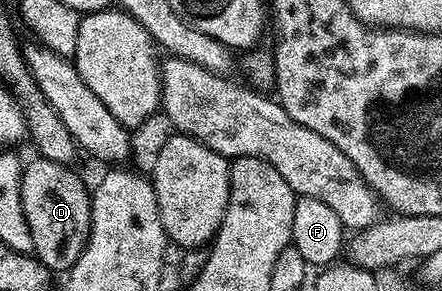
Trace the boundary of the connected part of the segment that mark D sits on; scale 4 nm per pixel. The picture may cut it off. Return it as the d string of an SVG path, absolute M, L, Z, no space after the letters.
M41 156L35 160L25 164L22 175L22 211L26 211L26 224L30 226L30 235L34 238L32 253L47 269L67 271L82 255L92 230L92 194L89 186L84 186L83 179L75 173L75 168L59 165Z

